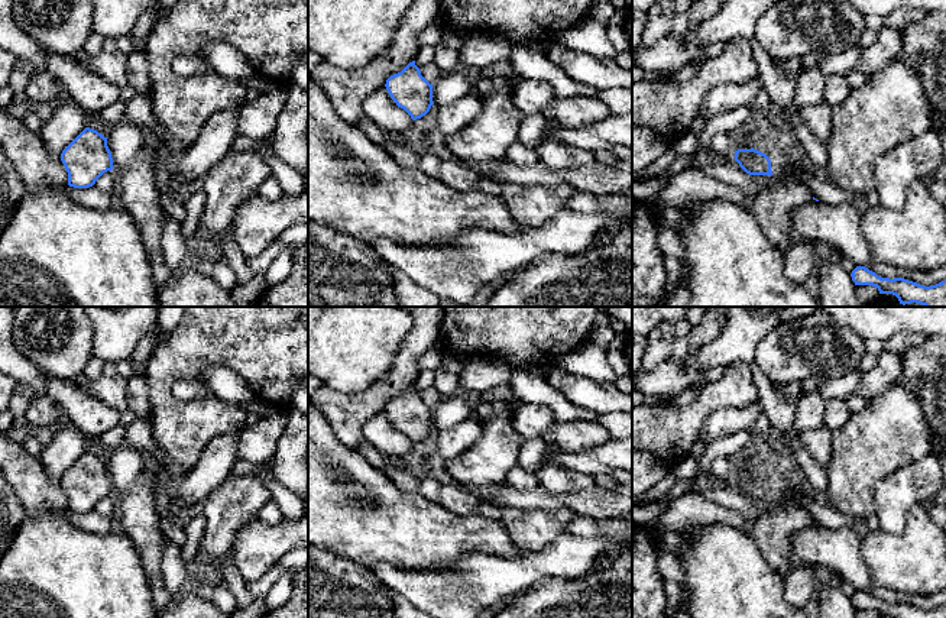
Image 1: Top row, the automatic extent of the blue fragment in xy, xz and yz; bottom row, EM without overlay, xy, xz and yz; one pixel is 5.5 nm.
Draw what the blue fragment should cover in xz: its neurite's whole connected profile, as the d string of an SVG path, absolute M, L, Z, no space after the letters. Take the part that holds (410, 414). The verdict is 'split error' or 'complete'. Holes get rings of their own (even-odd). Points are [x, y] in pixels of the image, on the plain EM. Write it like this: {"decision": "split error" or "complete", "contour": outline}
{"decision": "complete", "contour": "M415 385L391 399L385 411L396 430L404 433L412 444L425 440L434 428L432 408L421 399Z"}

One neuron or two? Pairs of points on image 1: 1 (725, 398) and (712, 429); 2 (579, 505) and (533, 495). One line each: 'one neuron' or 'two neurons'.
1: two neurons
2: one neuron

